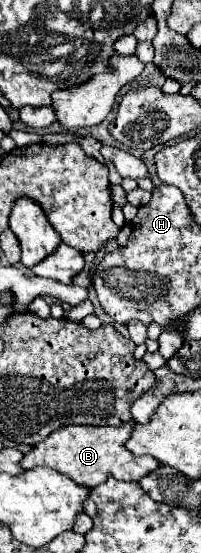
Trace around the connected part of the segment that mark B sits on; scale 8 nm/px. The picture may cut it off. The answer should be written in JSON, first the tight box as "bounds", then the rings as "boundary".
{"bounds":[23,421,159,487],"boundary":[[[129,421],[121,427],[83,427],[83,425],[69,425],[53,431],[45,441],[35,445],[23,459],[23,469],[33,469],[37,465],[55,469],[67,477],[71,477],[75,483],[85,487],[95,487],[107,481],[107,477],[115,477],[119,481],[139,481],[151,469],[159,467],[159,461],[155,457],[135,457],[131,451],[127,451],[125,443],[127,437],[131,437],[131,429],[135,427],[135,421]]]}

